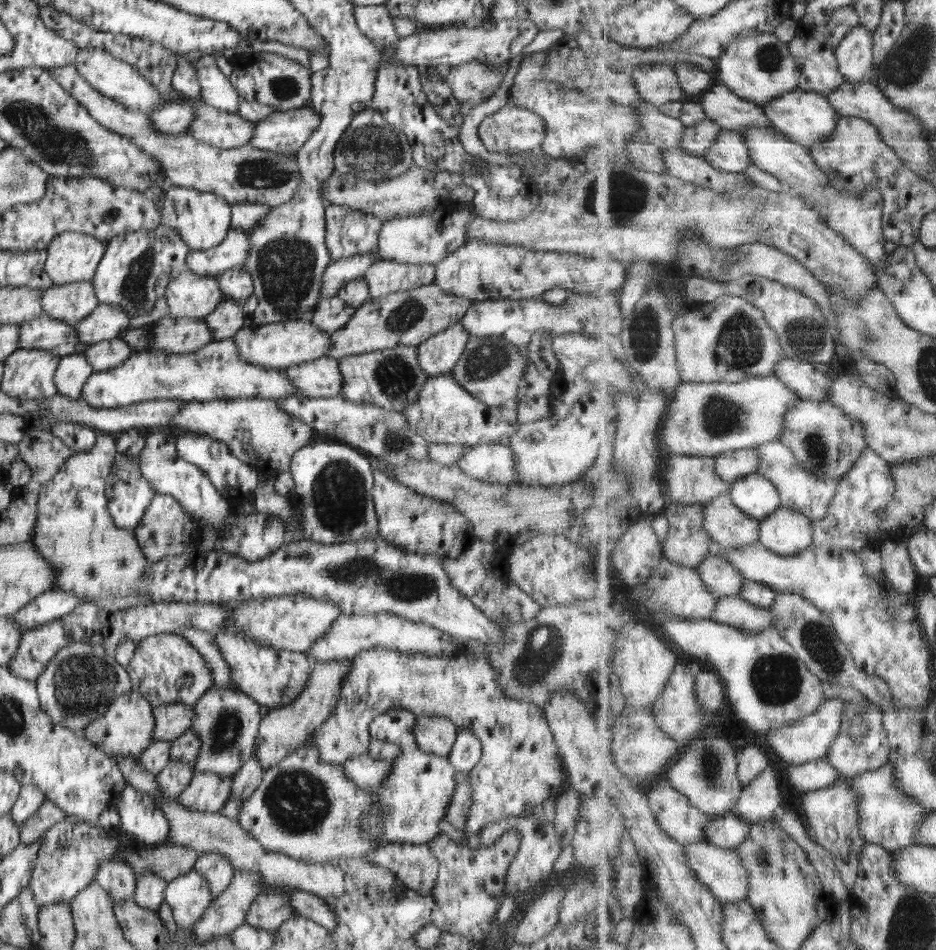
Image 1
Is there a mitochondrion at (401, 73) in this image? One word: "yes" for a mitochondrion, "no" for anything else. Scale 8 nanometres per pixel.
no

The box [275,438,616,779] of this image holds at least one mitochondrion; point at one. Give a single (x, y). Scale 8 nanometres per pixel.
(338, 494)

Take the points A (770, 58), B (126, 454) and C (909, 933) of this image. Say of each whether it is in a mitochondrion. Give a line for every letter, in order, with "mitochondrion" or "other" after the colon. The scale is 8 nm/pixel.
A: mitochondrion
B: other
C: mitochondrion

